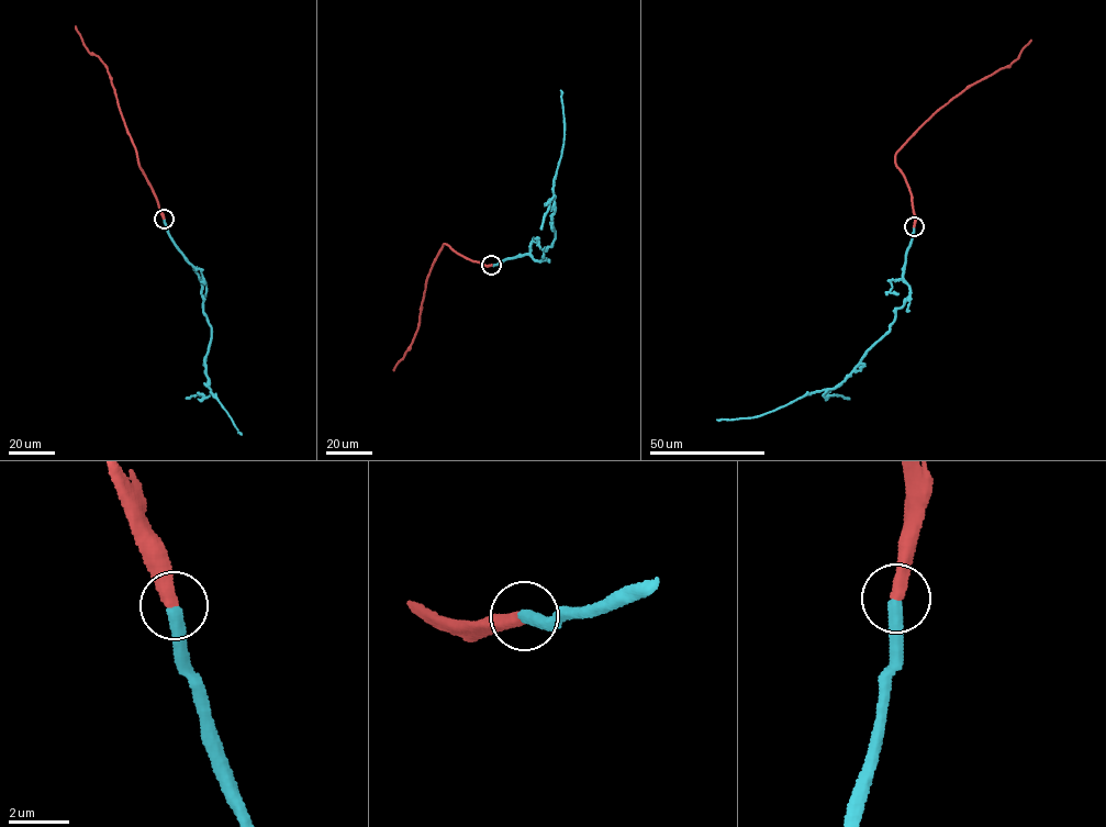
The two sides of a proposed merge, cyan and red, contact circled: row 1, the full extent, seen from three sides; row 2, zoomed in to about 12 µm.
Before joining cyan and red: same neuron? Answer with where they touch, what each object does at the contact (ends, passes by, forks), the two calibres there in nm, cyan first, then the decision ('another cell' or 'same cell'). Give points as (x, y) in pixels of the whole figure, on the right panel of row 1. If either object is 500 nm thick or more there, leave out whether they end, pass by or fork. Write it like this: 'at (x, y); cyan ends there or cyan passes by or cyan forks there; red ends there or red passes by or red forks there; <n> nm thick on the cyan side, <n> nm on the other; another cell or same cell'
at (914, 226); cyan ends there; red ends there; 440 nm thick on the cyan side, 440 nm on the other; same cell

